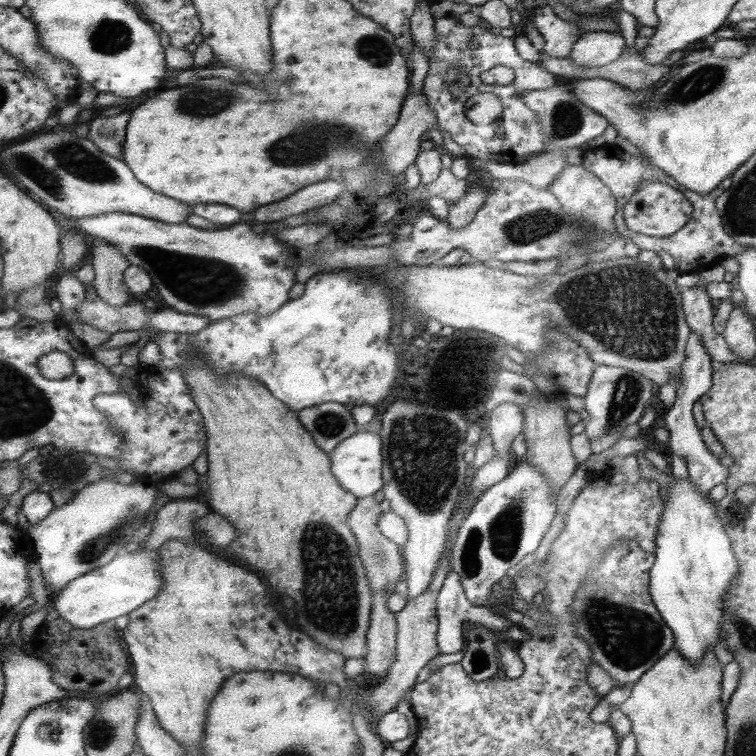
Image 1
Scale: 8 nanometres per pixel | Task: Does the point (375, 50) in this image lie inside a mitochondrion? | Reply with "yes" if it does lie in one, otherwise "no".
yes

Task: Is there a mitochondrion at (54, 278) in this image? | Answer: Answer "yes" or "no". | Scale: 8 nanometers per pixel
no

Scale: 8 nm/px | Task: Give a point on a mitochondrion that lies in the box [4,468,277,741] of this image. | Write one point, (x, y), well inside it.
(92, 550)

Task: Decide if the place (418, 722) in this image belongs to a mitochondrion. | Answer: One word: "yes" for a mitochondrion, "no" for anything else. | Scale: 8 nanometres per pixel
no

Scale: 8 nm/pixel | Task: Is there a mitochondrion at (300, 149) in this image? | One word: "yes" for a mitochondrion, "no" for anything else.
yes

